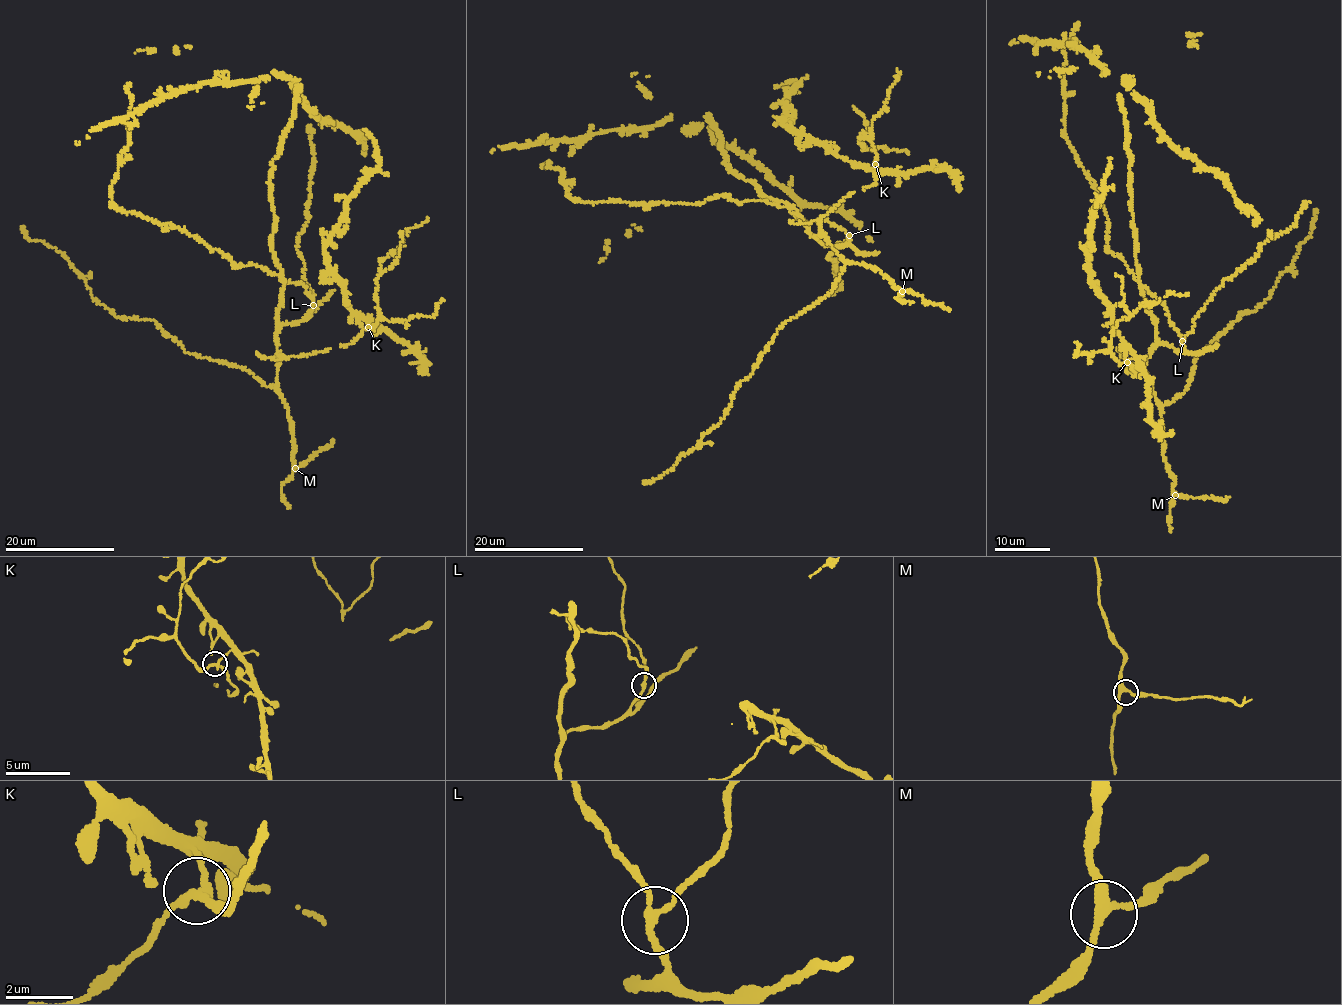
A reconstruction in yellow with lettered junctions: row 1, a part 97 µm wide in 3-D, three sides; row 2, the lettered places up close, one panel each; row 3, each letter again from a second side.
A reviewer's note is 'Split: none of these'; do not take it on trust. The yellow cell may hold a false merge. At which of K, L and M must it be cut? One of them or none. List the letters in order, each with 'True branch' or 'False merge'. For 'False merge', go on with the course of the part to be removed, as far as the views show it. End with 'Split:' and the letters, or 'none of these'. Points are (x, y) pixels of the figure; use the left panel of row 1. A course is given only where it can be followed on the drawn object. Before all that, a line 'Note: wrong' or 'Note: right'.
Note: right
K: True branch
L: True branch
M: True branch
Split: none of these

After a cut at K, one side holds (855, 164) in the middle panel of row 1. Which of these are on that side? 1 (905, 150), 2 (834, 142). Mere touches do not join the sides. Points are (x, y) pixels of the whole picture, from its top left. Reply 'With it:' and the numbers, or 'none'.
With it: 2

